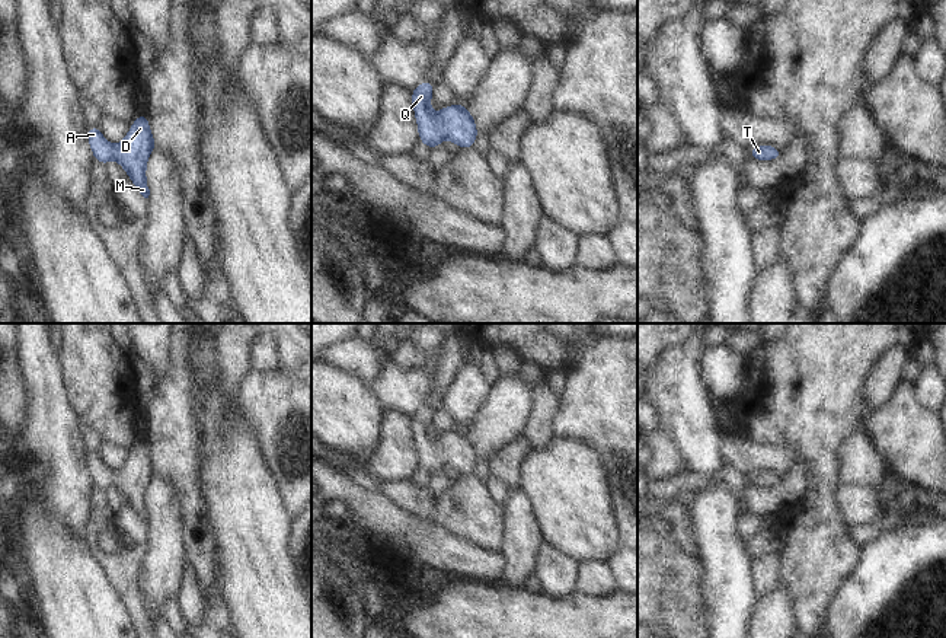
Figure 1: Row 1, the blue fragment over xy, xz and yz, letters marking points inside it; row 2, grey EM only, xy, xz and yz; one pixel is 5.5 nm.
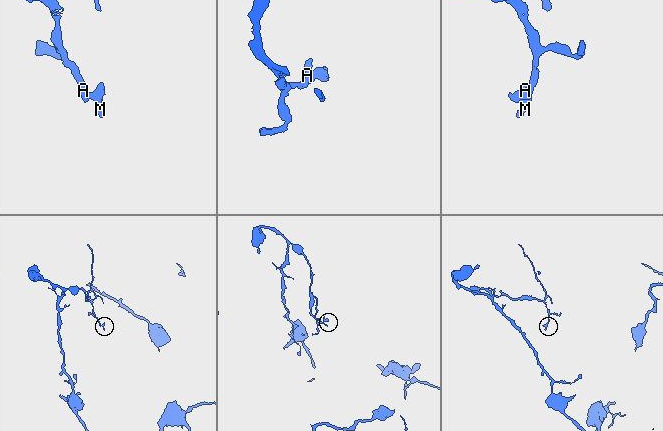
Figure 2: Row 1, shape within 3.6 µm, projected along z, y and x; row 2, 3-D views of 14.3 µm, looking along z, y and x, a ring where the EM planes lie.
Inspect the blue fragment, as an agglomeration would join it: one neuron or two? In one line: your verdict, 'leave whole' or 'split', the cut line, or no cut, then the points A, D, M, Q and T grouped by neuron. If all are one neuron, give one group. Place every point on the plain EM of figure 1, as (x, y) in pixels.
leave whole | no cut | A D M Q T

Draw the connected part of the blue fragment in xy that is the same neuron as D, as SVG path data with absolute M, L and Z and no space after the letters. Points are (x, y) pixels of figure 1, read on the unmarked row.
M146 440L137 443L125 465L116 472L111 470L98 453L89 453L86 463L96 488L105 491L115 485L128 500L138 519L148 524L146 495L156 468Z

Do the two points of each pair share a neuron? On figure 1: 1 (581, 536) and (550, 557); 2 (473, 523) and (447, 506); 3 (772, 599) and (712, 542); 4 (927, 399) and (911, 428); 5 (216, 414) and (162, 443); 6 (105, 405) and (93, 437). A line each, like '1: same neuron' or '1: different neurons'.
1: different neurons
2: same neuron
3: different neurons
4: different neurons
5: different neurons
6: different neurons

